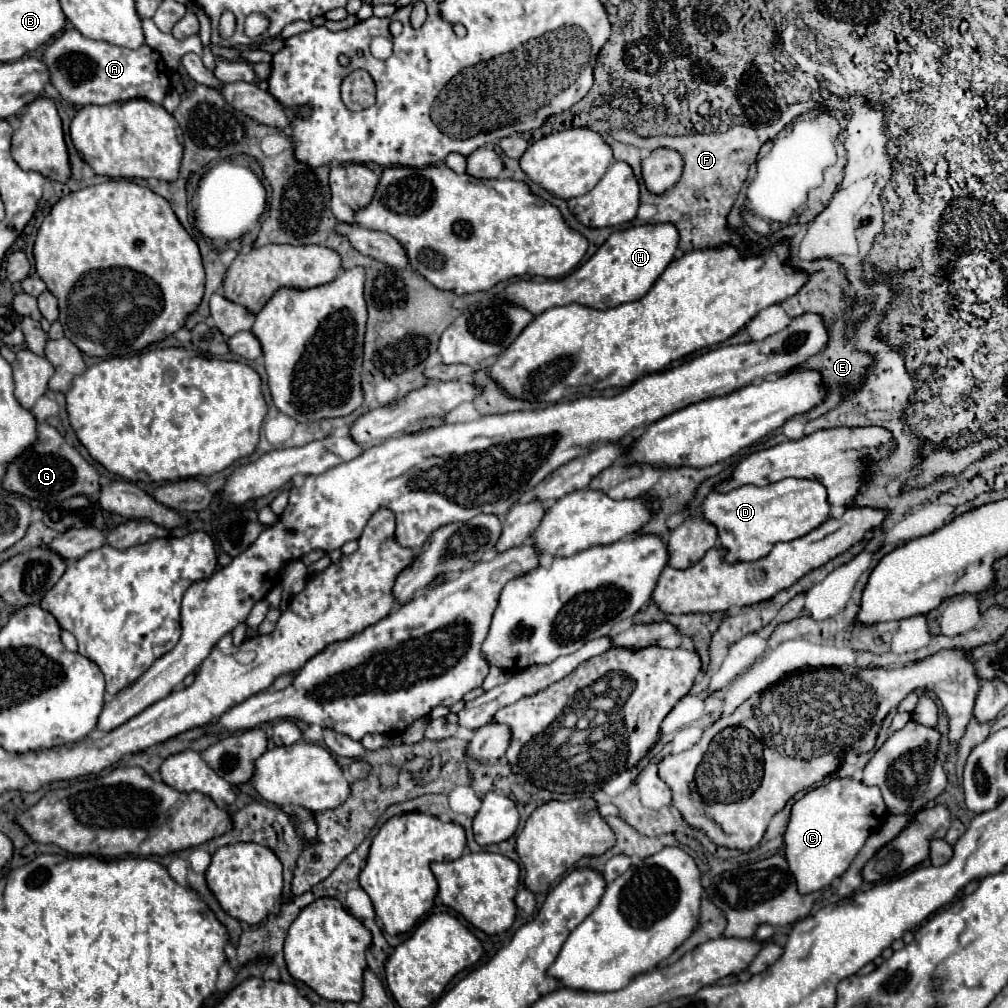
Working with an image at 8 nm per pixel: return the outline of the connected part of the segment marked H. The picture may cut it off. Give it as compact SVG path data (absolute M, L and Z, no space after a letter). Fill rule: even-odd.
M645 224L645 226L631 226L625 230L615 230L603 242L603 246L575 272L559 280L545 280L545 282L527 282L519 280L505 288L503 298L505 302L513 302L529 310L533 316L567 304L581 304L597 310L615 308L625 302L641 300L655 280L663 274L667 264L673 260L673 252L679 242L679 232L673 224Z

